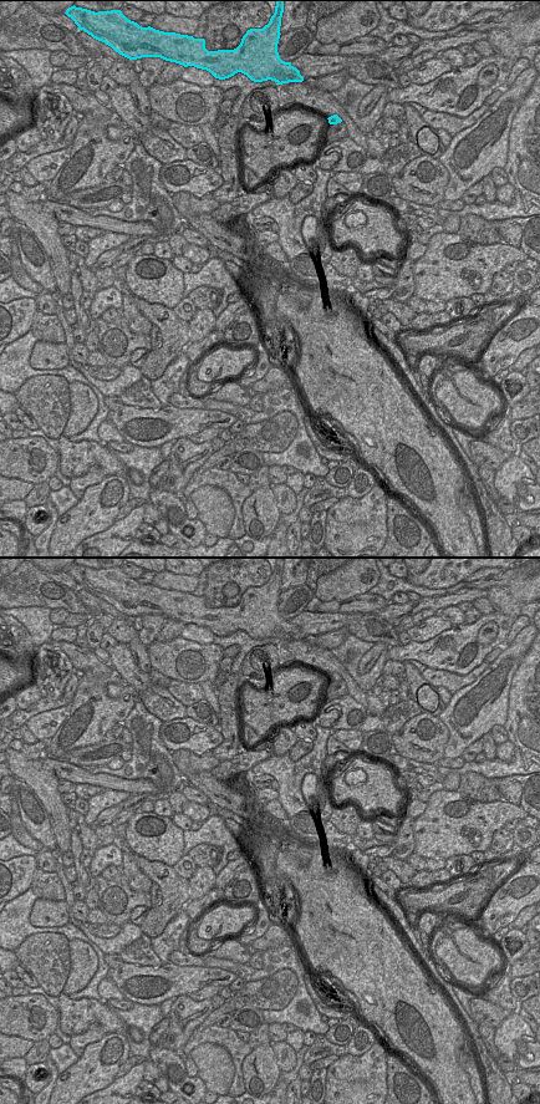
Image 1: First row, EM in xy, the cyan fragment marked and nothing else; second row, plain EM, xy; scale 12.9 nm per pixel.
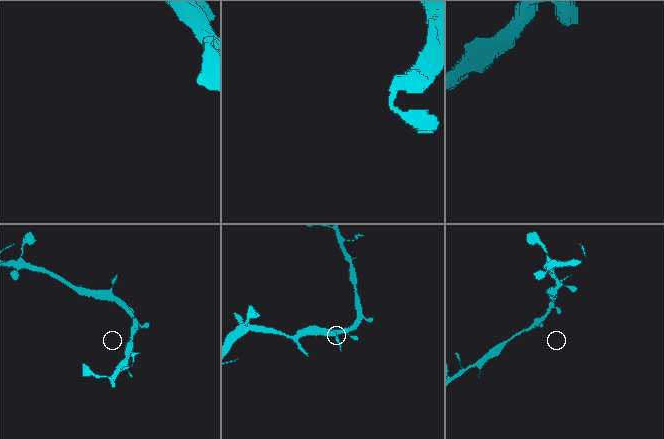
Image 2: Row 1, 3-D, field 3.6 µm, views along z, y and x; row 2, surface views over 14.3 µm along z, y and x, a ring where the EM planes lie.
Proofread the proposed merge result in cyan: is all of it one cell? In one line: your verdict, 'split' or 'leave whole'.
leave whole

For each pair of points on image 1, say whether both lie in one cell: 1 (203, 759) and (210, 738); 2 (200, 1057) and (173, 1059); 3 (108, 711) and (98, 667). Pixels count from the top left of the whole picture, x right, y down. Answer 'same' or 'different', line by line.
1: different
2: different
3: different

